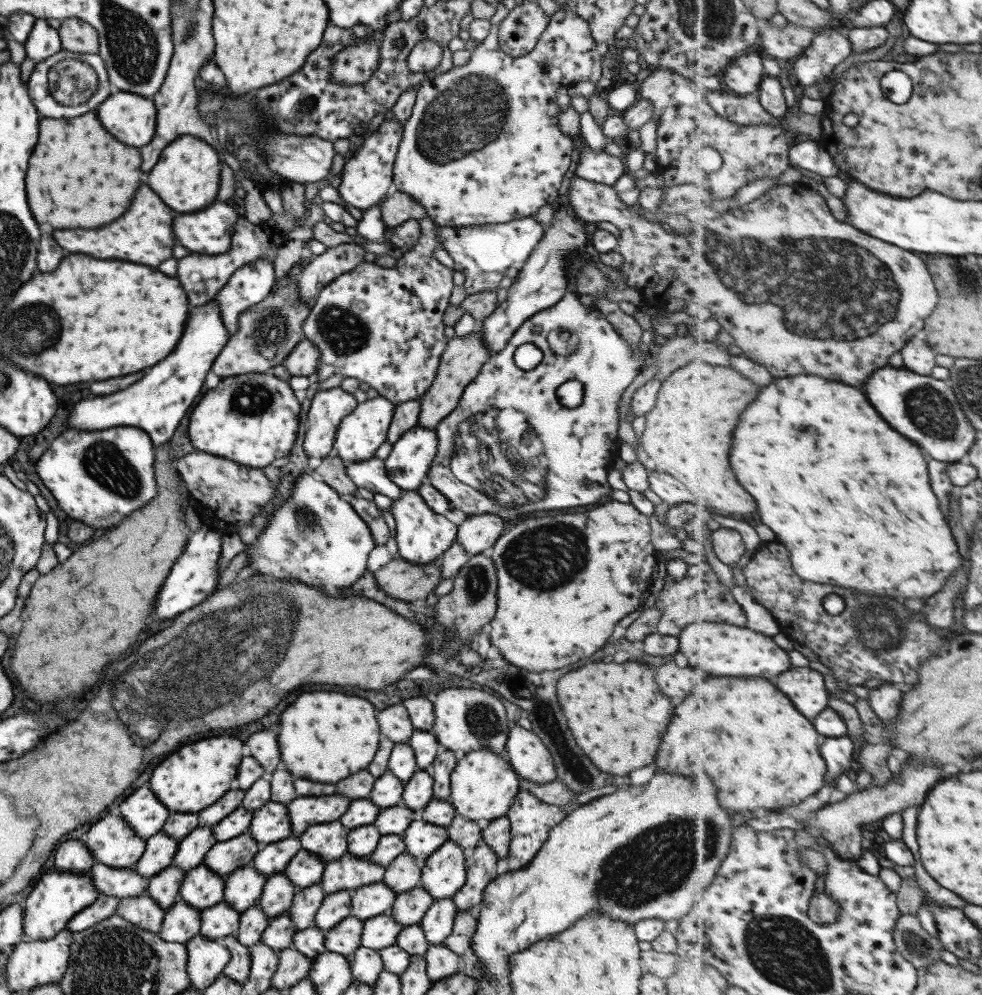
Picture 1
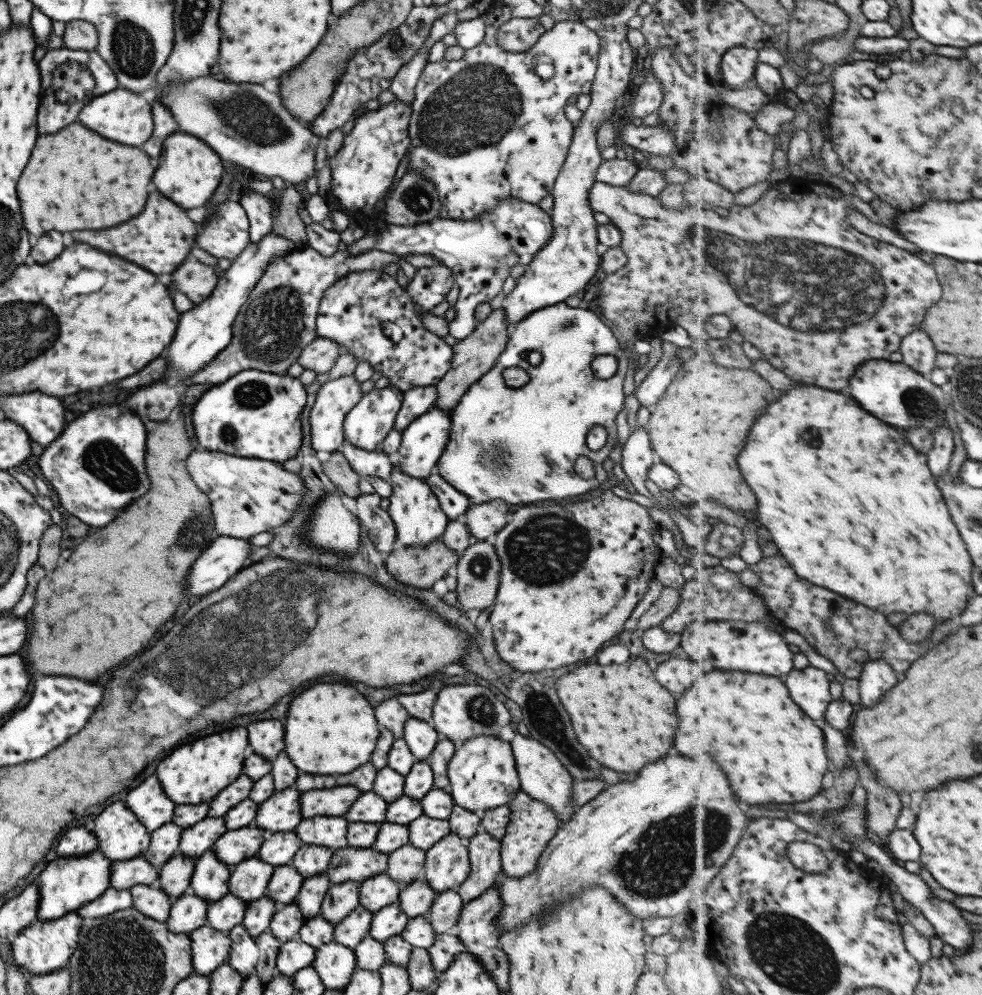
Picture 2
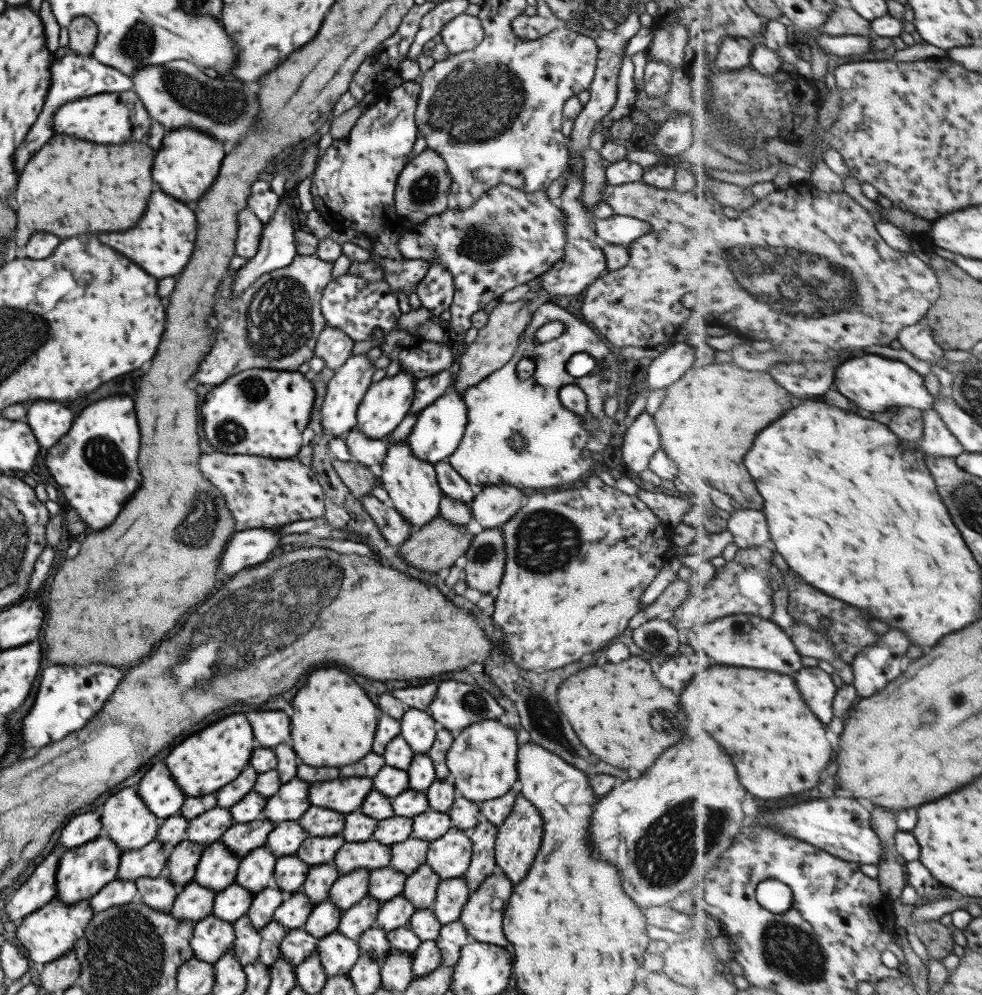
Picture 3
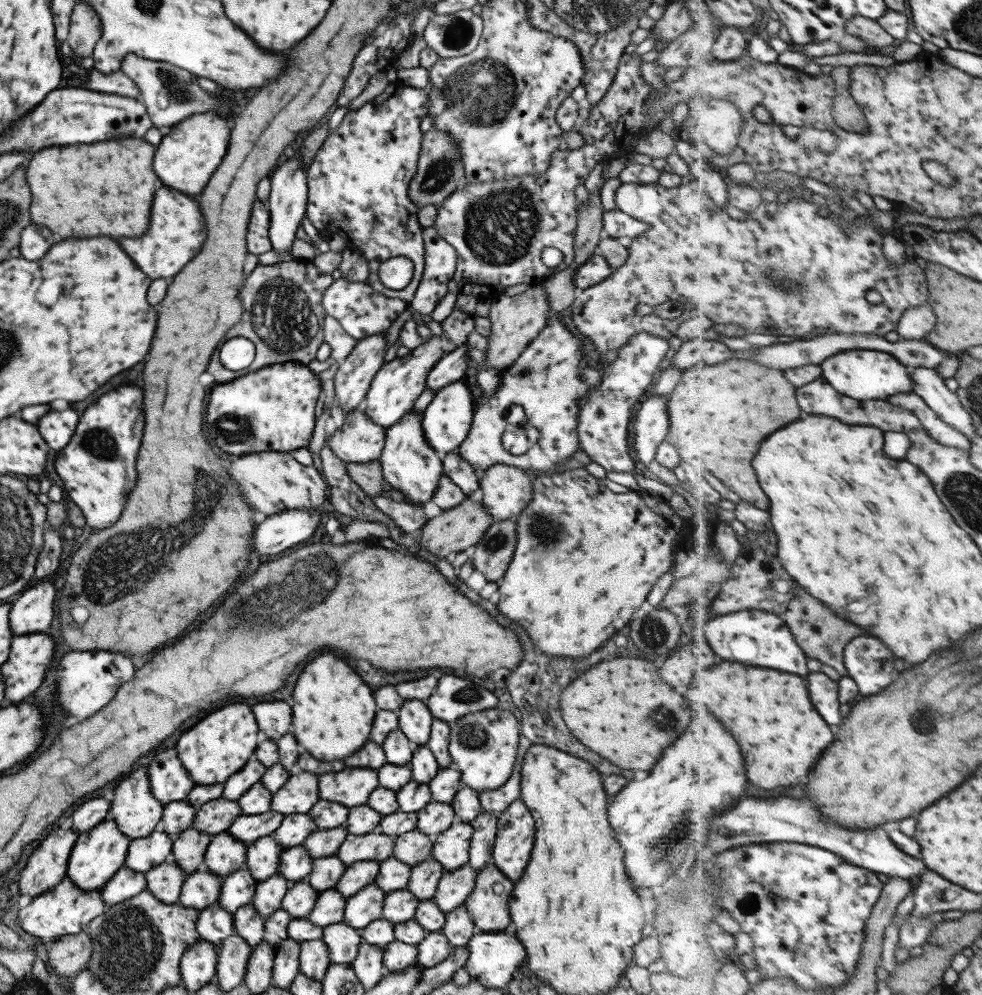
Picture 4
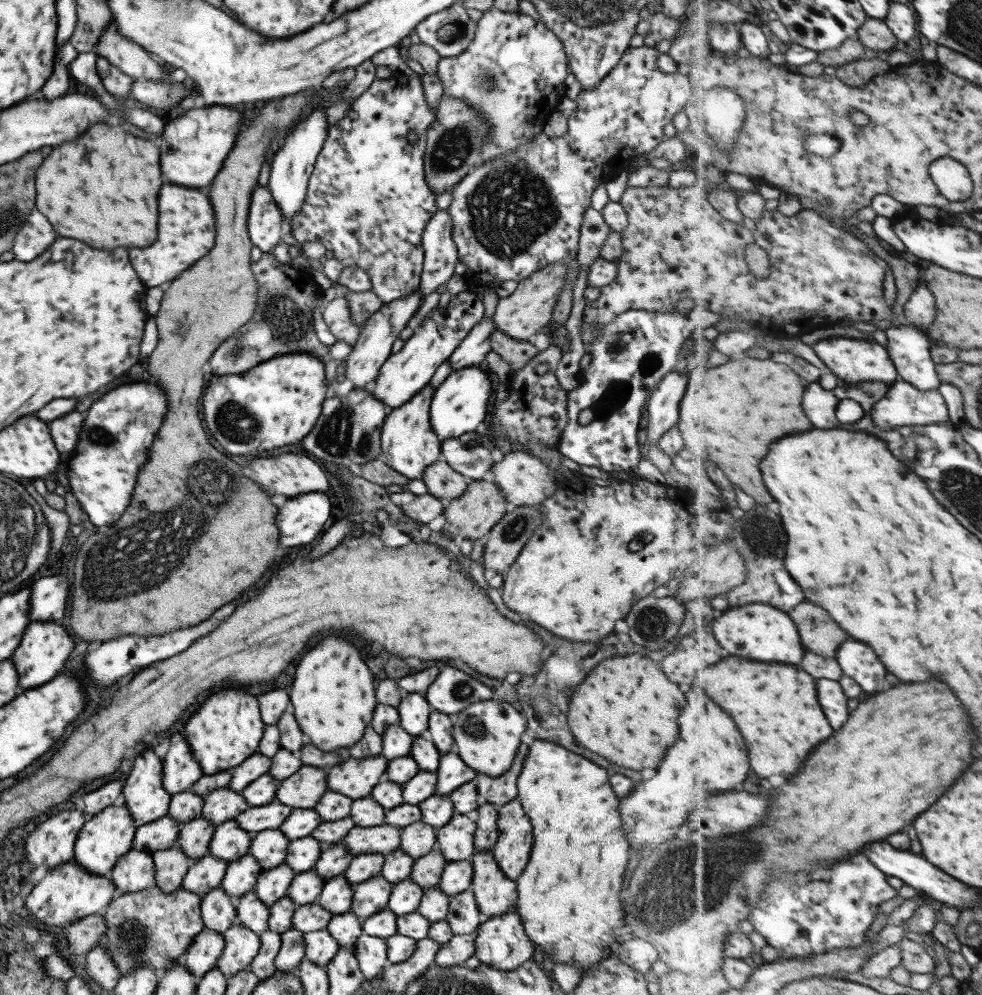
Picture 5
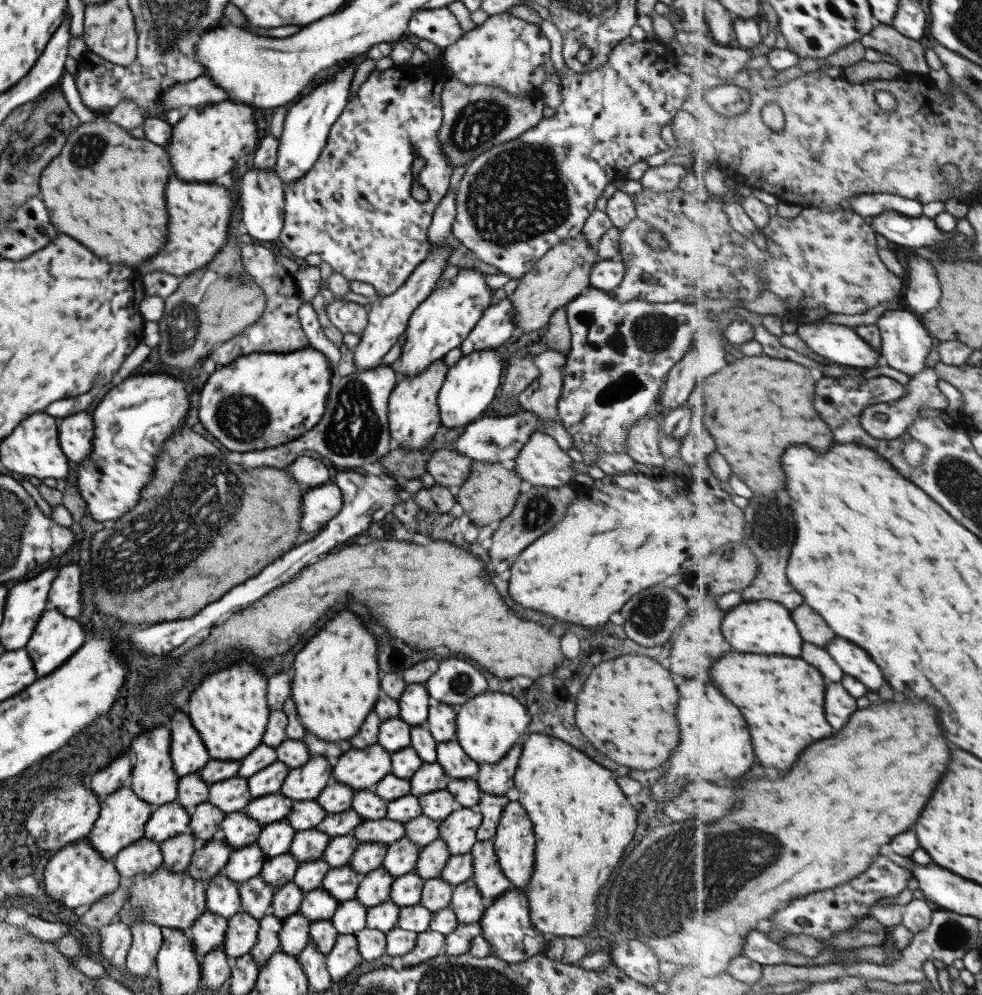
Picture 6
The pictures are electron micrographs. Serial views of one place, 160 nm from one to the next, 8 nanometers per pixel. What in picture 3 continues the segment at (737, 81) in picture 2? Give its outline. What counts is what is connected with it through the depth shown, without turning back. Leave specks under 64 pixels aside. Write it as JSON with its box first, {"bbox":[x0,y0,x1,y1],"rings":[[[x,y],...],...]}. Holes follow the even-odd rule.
{"bbox":[714,37,754,71],"rings":[[[745,37],[724,38],[721,48],[716,54],[714,69],[734,71],[749,66],[754,48],[753,43],[749,42]]]}

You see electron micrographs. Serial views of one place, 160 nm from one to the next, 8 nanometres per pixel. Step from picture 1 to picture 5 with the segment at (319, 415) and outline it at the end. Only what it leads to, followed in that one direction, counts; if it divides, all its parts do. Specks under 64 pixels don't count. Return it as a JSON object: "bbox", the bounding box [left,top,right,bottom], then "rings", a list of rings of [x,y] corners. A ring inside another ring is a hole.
{"bbox":[343,288,422,389],"rings":[[[417,288],[403,298],[396,298],[395,301],[383,303],[381,310],[371,314],[371,318],[367,318],[367,322],[360,329],[358,338],[345,360],[345,371],[343,372],[345,372],[345,379],[354,385],[353,388],[365,389],[373,384],[383,362],[392,353],[391,347],[394,340],[398,338],[399,332],[406,325],[411,324],[411,318],[419,308],[421,300],[422,294]]]}

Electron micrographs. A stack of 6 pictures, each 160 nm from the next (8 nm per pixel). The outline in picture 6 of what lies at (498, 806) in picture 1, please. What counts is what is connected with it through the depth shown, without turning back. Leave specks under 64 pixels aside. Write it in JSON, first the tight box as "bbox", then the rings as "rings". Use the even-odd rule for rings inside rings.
{"bbox":[455,690,529,764],"rings":[[[487,690],[459,705],[455,717],[455,741],[477,764],[494,763],[505,756],[529,724],[529,713],[521,702],[505,692]]]}

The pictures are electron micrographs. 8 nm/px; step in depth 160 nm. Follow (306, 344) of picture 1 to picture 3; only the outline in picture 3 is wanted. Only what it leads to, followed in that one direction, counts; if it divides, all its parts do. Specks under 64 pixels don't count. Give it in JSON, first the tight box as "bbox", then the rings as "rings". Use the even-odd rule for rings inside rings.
{"bbox":[314,325,354,370],"rings":[[[325,325],[318,335],[314,356],[321,357],[325,368],[330,370],[339,369],[343,362],[351,355],[354,342],[349,340],[343,332]]]}

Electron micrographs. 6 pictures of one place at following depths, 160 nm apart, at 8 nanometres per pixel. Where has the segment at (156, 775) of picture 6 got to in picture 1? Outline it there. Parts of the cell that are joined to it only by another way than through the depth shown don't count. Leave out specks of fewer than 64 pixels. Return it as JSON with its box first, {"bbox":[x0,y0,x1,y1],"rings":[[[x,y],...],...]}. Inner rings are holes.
{"bbox":[85,814,145,867],"rings":[[[107,814],[85,832],[85,847],[97,864],[132,867],[145,849],[145,841],[127,826],[121,816]]]}

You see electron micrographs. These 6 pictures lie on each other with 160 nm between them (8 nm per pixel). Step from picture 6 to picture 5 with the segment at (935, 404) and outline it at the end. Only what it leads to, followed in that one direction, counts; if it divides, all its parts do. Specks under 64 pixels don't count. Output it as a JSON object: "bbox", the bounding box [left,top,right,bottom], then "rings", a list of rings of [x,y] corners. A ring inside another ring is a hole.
{"bbox":[872,380,949,430],"rings":[[[897,380],[883,400],[875,404],[872,410],[872,419],[878,428],[892,430],[898,426],[921,425],[926,427],[930,424],[949,422],[949,409],[939,389],[921,390],[914,384],[905,380]]]}

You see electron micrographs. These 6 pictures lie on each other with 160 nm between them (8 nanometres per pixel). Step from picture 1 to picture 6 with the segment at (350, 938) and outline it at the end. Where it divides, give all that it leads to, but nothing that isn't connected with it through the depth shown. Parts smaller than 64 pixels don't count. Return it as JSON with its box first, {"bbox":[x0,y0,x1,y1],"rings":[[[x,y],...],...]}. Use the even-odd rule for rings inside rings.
{"bbox":[355,865,393,908],"rings":[[[382,865],[370,870],[360,877],[355,899],[365,908],[389,901],[390,886],[393,879]]]}

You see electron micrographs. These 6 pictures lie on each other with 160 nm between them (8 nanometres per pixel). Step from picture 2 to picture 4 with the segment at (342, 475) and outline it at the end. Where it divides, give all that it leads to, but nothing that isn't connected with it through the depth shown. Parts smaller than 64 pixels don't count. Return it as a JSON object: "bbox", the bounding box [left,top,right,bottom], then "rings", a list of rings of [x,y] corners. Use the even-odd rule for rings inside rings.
{"bbox":[344,461,392,495],"rings":[[[378,461],[366,463],[344,463],[348,477],[368,495],[389,491],[392,486],[383,478]]]}

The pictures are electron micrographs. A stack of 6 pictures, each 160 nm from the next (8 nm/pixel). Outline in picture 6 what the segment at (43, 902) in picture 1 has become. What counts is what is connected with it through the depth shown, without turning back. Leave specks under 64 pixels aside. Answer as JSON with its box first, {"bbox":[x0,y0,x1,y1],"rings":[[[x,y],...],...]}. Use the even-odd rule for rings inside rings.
{"bbox":[86,786,154,860],"rings":[[[123,786],[111,794],[107,794],[105,798],[100,800],[99,813],[97,820],[93,823],[91,831],[86,834],[89,846],[103,858],[103,860],[113,860],[115,854],[133,844],[135,840],[144,836],[145,822],[149,819],[149,815],[154,807],[139,800],[129,786]]]}

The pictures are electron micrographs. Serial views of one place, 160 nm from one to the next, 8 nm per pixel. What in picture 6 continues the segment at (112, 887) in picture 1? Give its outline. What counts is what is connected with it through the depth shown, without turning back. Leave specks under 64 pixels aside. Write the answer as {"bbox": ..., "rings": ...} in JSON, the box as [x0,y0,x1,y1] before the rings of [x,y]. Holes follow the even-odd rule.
{"bbox":[144,802,190,845],"rings":[[[167,802],[159,805],[149,815],[145,822],[144,836],[153,839],[158,845],[165,842],[170,836],[190,833],[188,828],[190,817],[186,810],[181,808],[177,802]]]}

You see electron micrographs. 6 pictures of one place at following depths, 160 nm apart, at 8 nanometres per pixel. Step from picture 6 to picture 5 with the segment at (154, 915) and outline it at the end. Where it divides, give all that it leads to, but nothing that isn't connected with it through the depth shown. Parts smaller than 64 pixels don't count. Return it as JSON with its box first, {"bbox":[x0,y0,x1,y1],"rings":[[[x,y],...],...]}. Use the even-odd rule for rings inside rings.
{"bbox":[100,884,203,978],"rings":[[[156,884],[140,891],[116,894],[101,912],[105,922],[105,933],[100,942],[116,964],[120,976],[137,965],[151,965],[157,978],[164,973],[164,968],[175,960],[181,960],[189,948],[192,938],[203,929],[200,918],[200,896],[187,892],[181,885],[170,893],[164,893]]]}

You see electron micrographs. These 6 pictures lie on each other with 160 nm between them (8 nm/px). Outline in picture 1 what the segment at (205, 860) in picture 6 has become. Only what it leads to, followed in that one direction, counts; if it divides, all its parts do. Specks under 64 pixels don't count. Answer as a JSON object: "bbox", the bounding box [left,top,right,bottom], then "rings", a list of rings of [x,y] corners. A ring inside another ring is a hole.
{"bbox":[158,900,200,943],"rings":[[[177,900],[164,911],[158,934],[165,942],[183,943],[193,935],[199,934],[200,910]]]}

